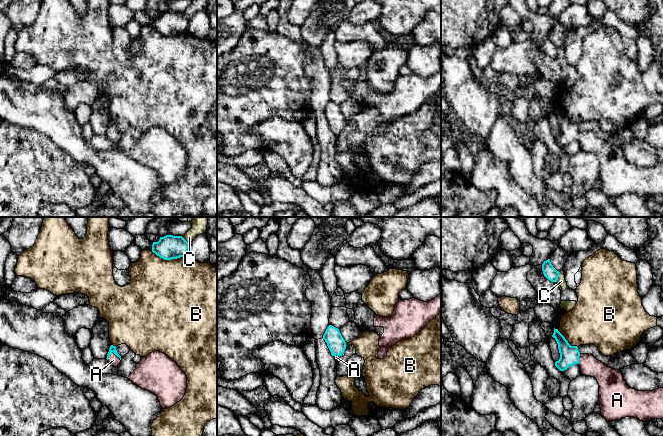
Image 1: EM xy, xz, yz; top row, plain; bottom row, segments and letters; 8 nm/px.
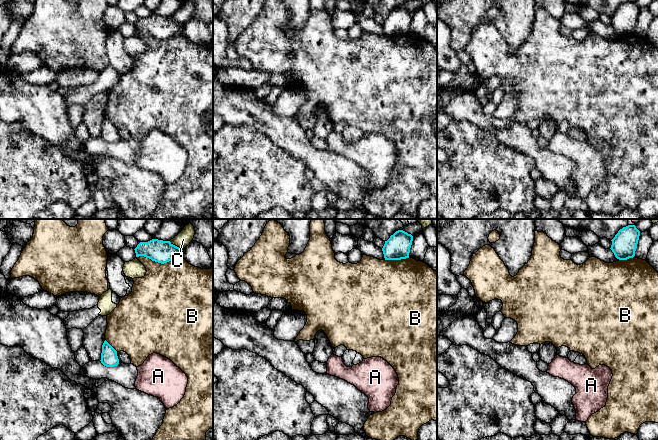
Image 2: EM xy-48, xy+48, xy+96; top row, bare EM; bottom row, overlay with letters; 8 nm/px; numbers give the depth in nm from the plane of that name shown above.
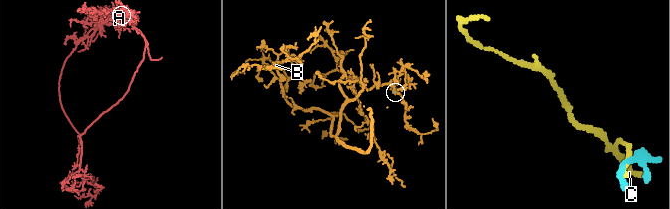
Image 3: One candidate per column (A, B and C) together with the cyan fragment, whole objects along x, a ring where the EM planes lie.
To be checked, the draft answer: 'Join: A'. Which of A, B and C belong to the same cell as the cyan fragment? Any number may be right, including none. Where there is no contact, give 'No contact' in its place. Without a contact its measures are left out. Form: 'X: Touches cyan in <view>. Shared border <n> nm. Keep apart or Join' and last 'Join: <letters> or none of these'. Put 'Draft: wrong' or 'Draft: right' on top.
Draft: right
A: Touches cyan in xy. Shared border 110 nm. Join
B: Touches cyan in xy. Shared border 300 nm. Keep apart
C: Touches cyan in yz. Shared border 90 nm. Keep apart
Join: A

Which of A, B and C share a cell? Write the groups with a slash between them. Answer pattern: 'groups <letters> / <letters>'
groups A / B / C

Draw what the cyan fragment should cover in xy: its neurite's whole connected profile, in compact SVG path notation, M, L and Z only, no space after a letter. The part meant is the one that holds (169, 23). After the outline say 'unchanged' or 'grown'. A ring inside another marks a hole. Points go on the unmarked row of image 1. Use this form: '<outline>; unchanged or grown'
M166 11L153 18L152 28L164 36L187 32L189 19L182 12Z; unchanged

